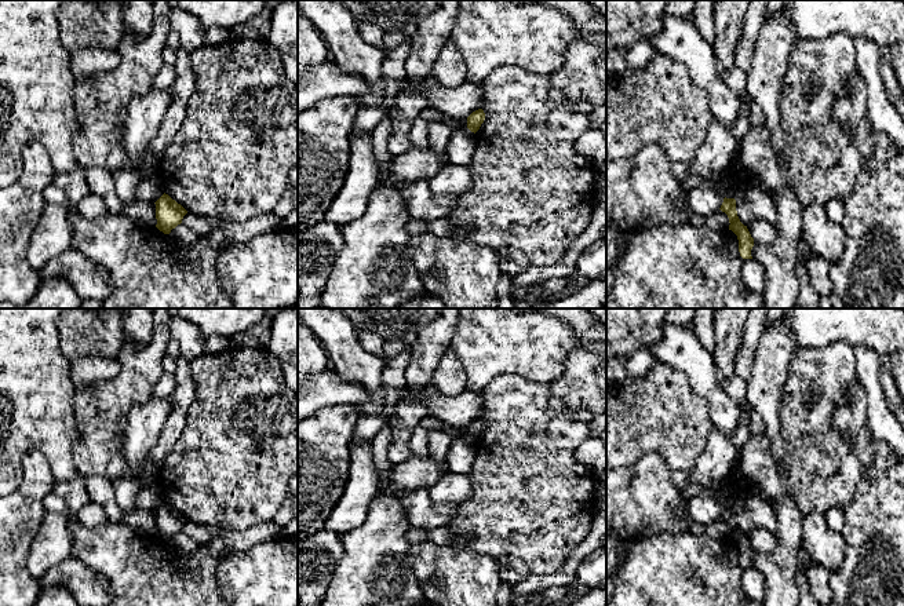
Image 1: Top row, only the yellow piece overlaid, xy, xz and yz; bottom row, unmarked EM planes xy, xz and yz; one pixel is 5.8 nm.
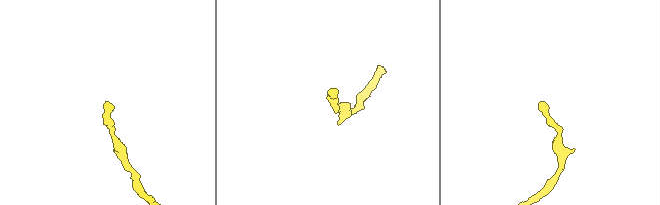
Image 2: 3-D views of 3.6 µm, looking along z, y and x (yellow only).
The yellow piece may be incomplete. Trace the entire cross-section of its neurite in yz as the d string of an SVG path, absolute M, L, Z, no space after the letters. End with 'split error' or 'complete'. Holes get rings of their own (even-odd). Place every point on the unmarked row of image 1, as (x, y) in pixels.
M725 505L719 518L728 523L730 532L729 539L737 544L740 565L743 567L752 567L751 558L754 555L754 547L737 525L736 508Z | complete

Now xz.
M478 417L475 420L473 420L469 426L467 426L467 437L471 439L471 441L477 441L481 435L481 432L484 431L485 428L485 421L482 417Z | complete

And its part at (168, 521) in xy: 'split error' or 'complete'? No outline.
complete

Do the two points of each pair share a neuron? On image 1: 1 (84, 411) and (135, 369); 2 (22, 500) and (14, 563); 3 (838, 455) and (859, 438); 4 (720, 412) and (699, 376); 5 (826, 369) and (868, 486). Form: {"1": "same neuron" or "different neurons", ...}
{"1": "same neuron", "2": "same neuron", "3": "different neurons", "4": "same neuron", "5": "different neurons"}

